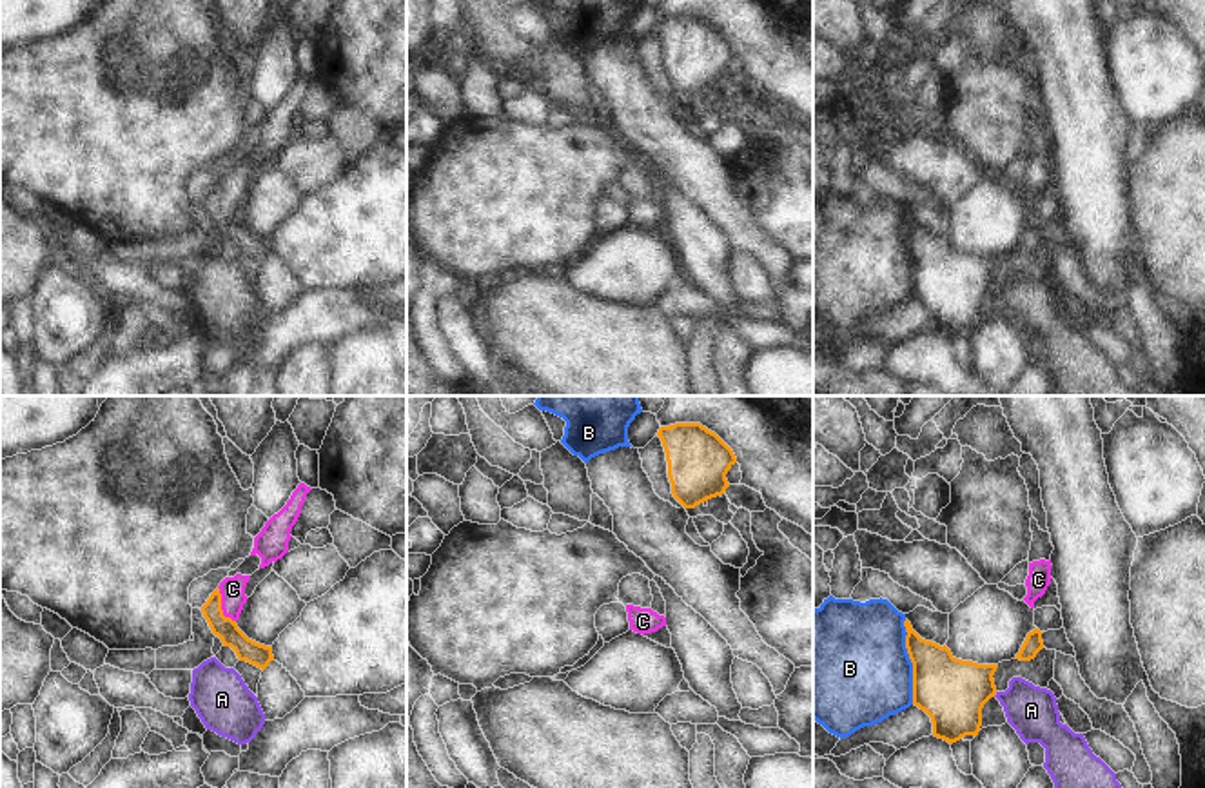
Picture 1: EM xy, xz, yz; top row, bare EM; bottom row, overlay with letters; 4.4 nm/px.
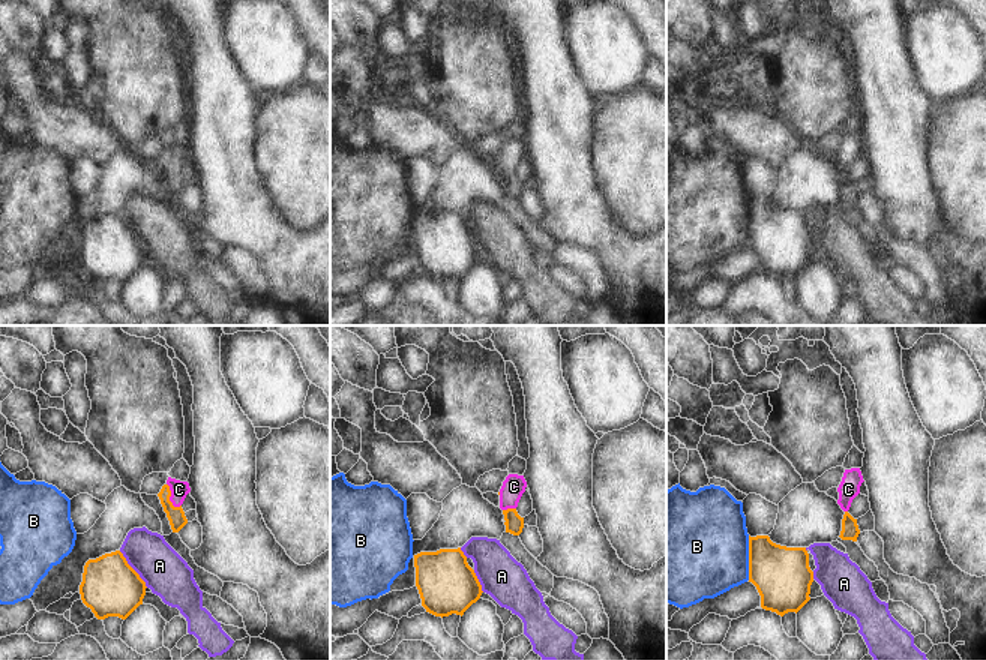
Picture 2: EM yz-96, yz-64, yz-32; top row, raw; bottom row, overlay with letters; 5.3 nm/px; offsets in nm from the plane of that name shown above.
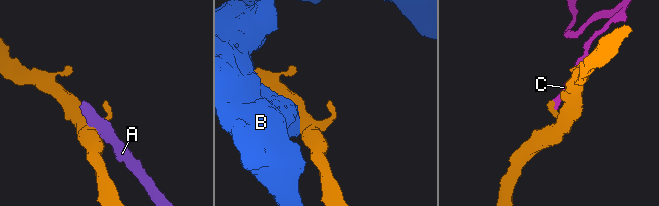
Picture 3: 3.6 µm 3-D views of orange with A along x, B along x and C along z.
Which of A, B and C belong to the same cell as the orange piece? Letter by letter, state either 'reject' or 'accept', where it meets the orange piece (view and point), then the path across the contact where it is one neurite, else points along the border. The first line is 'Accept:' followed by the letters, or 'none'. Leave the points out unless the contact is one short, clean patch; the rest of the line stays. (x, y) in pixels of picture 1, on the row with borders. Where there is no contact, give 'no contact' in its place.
Accept: C
A: reject; contact yz (995, 694); border yz (997, 692), (993, 696)
B: reject; contact yz (911, 661)
C: accept; contact xy (220, 607); way xy (225, 629), (220, 607), (233, 589)

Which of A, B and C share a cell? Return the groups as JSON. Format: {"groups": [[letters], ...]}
{"groups": [["A"], ["B"], ["C"]]}

